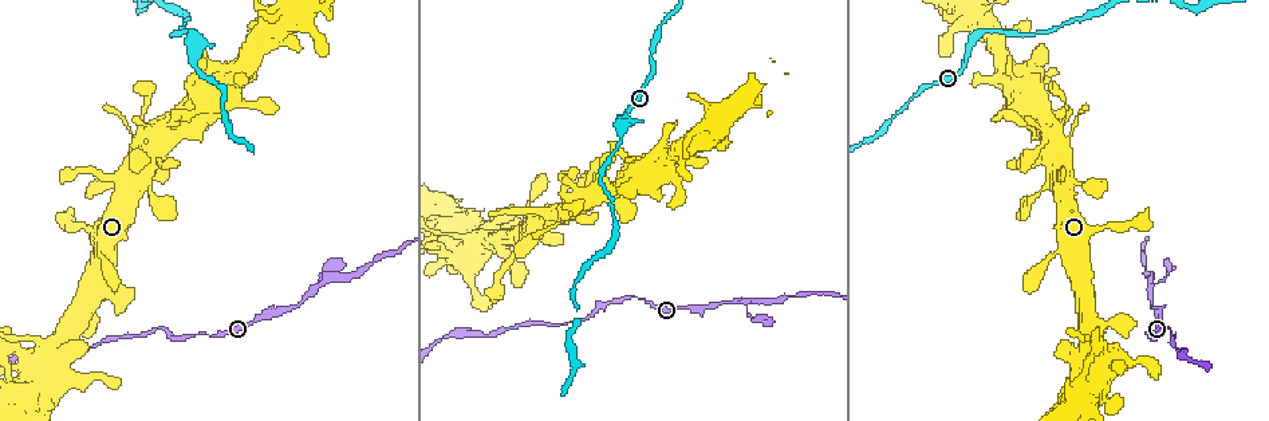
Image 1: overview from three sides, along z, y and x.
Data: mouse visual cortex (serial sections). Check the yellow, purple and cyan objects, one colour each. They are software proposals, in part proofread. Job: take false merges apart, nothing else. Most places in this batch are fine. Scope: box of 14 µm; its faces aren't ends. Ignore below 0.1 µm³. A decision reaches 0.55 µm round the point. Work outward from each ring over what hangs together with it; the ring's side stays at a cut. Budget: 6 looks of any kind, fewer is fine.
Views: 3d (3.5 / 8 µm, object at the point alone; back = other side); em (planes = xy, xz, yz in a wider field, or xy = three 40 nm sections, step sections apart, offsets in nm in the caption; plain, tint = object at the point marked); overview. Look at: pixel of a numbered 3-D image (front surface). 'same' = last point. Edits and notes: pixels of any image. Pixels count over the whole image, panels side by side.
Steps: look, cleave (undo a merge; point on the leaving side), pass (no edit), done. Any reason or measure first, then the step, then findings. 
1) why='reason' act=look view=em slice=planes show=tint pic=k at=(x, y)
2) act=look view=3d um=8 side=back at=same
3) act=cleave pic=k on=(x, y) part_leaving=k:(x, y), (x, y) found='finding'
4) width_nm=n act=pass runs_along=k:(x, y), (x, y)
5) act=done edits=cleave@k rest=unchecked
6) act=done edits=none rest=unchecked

why='calibre changes' act=look view=3d um=3.5 pic=1 at=(622, 117)

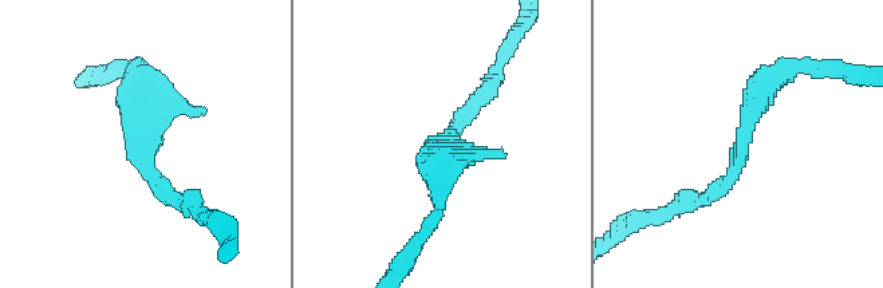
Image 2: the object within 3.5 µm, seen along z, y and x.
why='now the EM' act=look view=em slice=xy step=1 show=tint pic=2 at=(745, 141)

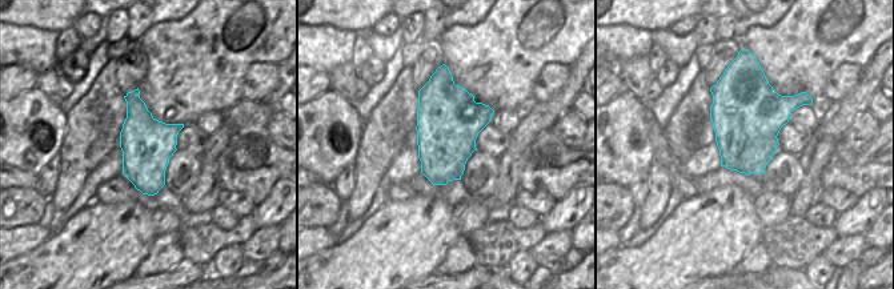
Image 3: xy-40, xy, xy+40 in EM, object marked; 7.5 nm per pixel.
act=pass runs_along=2:(704, 197), (737, 165), (761, 90), (792, 66) found='all the same cell'

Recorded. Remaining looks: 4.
why='abrupt turn' act=look view=3d um=8 pic=1 at=(573, 199)

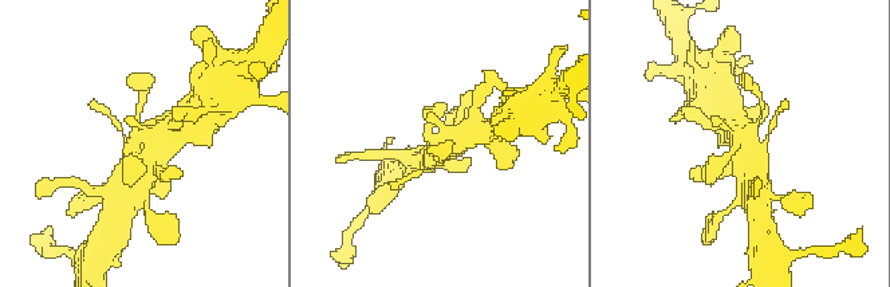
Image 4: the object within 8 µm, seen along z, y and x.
act=look view=3d um=3.5 pic=4 at=(738, 151)

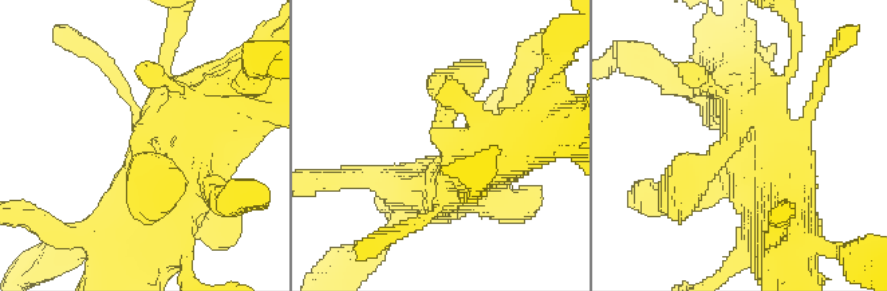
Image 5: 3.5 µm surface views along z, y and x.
act=look view=em slice=xy step=3 show=tint pic=5 at=(164, 141)

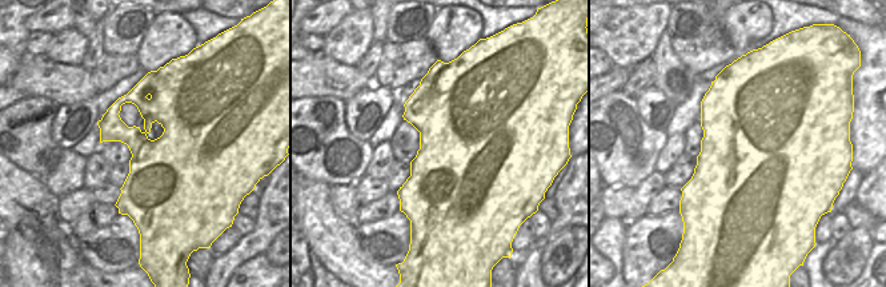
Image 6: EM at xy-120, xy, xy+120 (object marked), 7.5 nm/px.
act=pass runs_along=5:(127, 232), (235, 97) found='all the same cell'

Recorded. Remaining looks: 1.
act=done edits=none rest=unchecked

